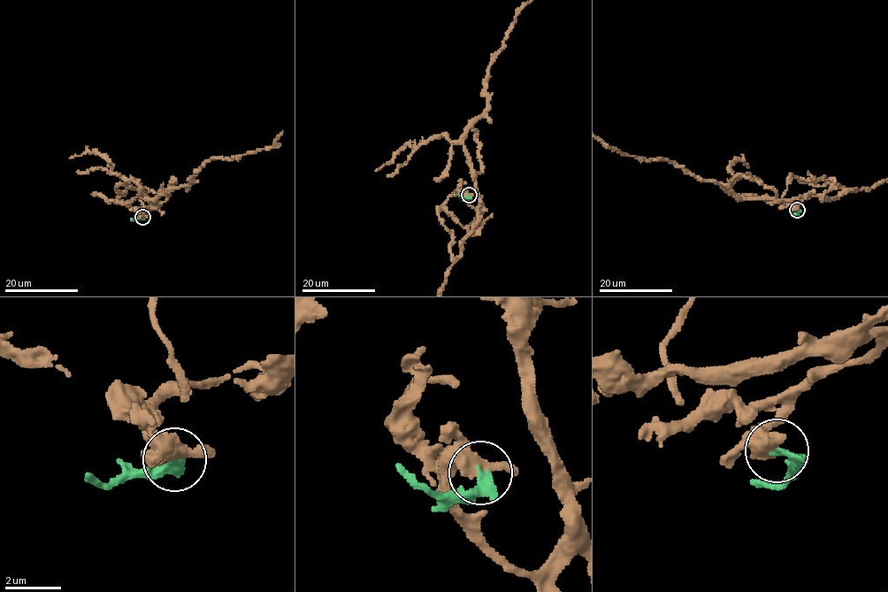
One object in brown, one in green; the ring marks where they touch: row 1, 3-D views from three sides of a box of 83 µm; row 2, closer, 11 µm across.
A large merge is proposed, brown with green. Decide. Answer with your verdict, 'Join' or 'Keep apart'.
Keep apart

